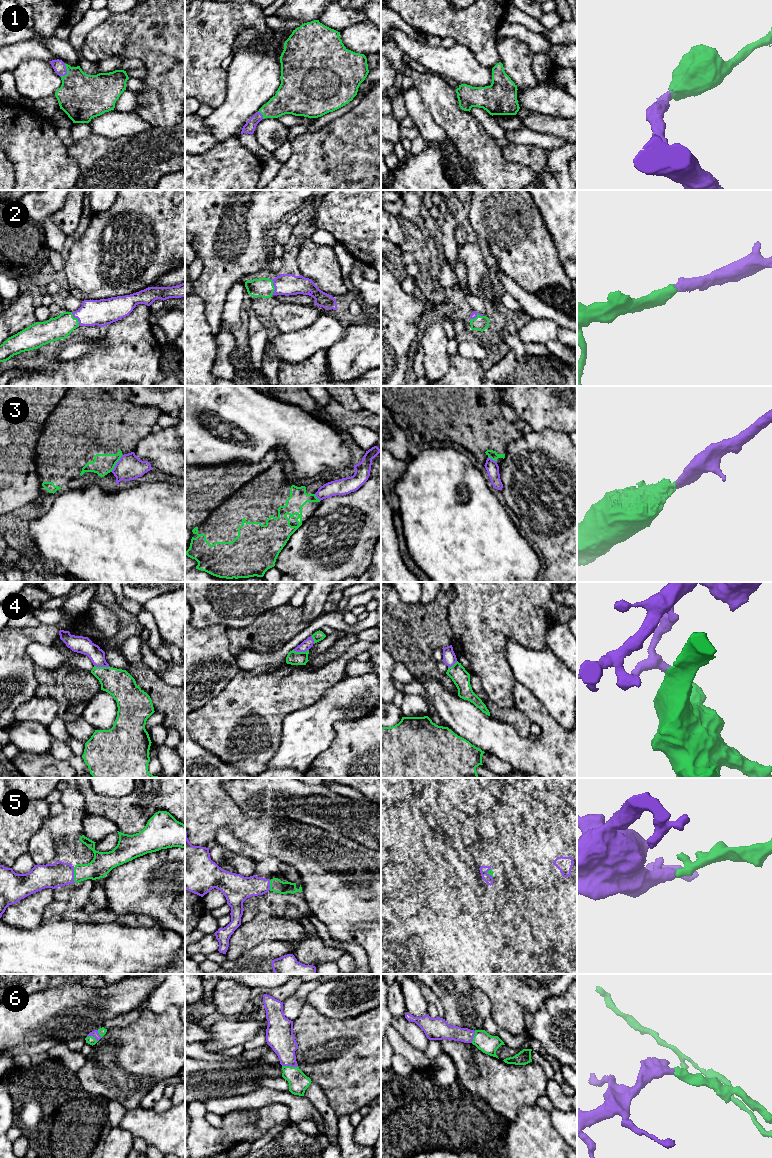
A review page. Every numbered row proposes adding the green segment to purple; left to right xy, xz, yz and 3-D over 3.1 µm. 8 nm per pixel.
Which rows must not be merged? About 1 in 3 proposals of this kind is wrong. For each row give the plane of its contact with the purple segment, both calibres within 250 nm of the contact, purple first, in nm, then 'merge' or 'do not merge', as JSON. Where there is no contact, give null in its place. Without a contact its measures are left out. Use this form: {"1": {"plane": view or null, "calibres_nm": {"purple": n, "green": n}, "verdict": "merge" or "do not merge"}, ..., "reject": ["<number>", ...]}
{"1": {"plane": "xy", "calibres_nm": {"purple": 100, "green": 380}, "verdict": "merge"}, "2": {"plane": "xz", "calibres_nm": {"purple": 180, "green": 150}, "verdict": "merge"}, "3": {"plane": "xy", "calibres_nm": {"purple": 200, "green": 160}, "verdict": "do not merge"}, "4": {"plane": "xy", "calibres_nm": {"purple": 140, "green": 220}, "verdict": "do not merge"}, "5": {"plane": "xy", "calibres_nm": {"purple": 200, "green": 170}, "verdict": "merge"}, "6": {"plane": "xz", "calibres_nm": {"purple": 220, "green": 160}, "verdict": "merge"}, "reject": ["3", "4"]}

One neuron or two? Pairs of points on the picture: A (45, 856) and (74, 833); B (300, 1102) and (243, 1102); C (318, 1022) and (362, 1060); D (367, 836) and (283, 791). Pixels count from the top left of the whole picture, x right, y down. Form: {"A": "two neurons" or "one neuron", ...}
{"A": "one neuron", "B": "one neuron", "C": "one neuron", "D": "one neuron"}

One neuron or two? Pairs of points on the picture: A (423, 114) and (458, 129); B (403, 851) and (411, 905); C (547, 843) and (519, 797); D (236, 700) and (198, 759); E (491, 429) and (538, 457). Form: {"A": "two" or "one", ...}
{"A": "two", "B": "two", "C": "two", "D": "two", "E": "two"}

